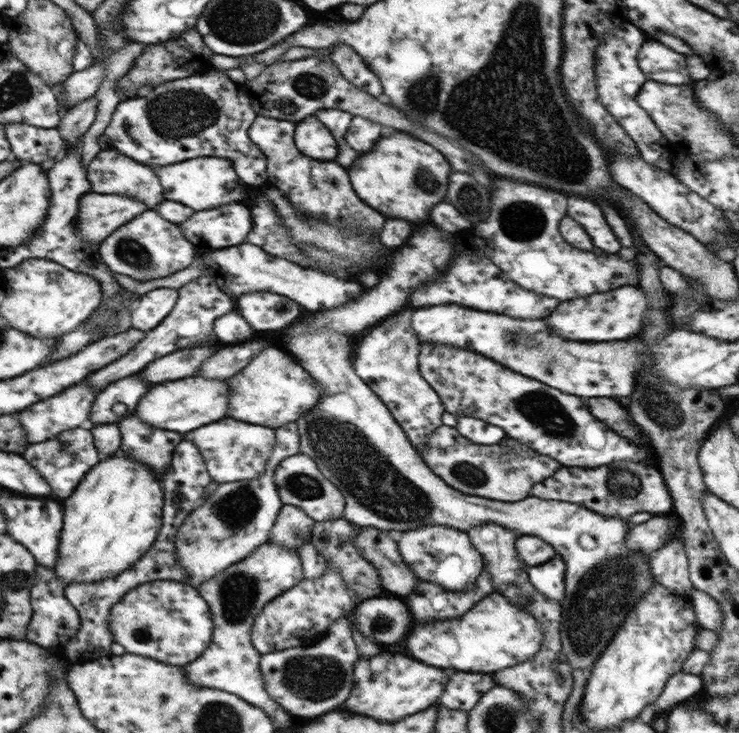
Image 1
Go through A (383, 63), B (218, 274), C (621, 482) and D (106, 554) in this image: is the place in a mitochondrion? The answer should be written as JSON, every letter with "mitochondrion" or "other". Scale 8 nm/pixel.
{"A":"other","B":"other","C":"mitochondrion","D":"other"}

